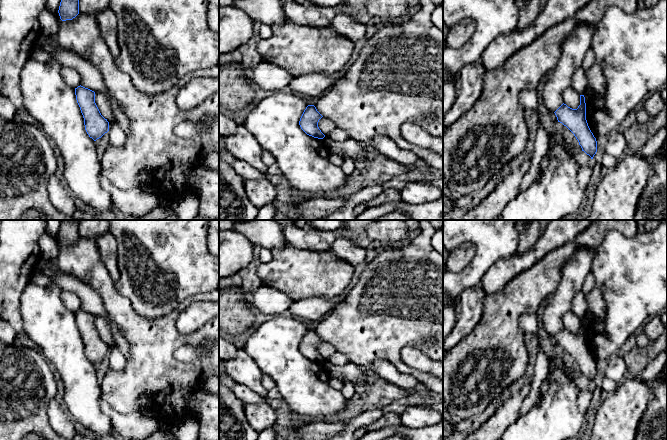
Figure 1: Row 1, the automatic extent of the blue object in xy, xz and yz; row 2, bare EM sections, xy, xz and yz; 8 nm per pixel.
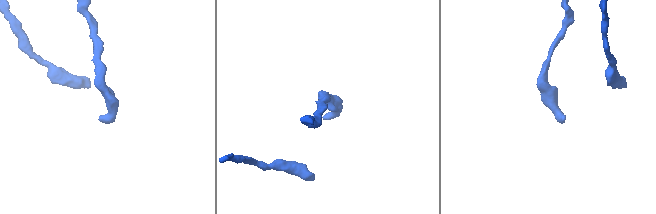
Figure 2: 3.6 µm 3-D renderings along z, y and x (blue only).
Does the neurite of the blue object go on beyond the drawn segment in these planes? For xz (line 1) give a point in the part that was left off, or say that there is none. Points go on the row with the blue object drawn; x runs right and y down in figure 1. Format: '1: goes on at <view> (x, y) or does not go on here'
1: does not go on here

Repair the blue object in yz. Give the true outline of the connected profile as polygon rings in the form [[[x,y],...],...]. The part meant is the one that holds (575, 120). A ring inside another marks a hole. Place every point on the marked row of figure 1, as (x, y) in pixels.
[[[580,95],[580,105],[577,109],[572,109],[563,103],[554,113],[558,122],[562,123],[574,134],[582,151],[593,159],[597,152],[597,141],[586,120],[584,95]]]

